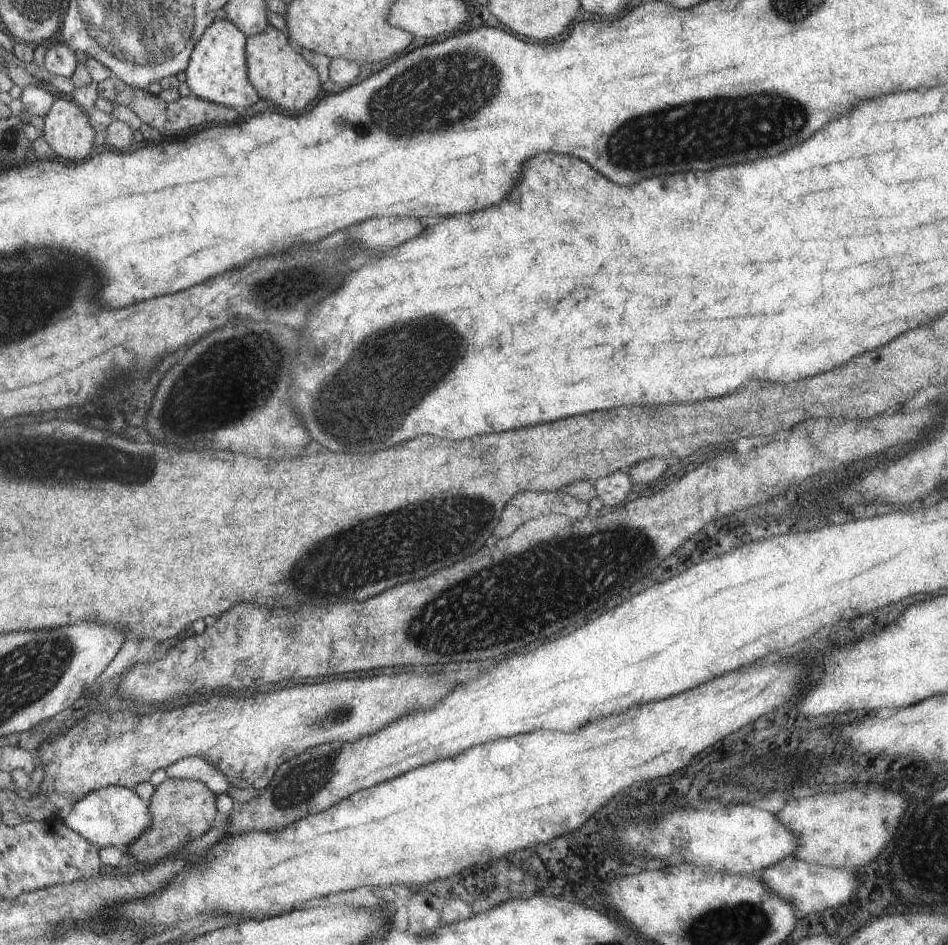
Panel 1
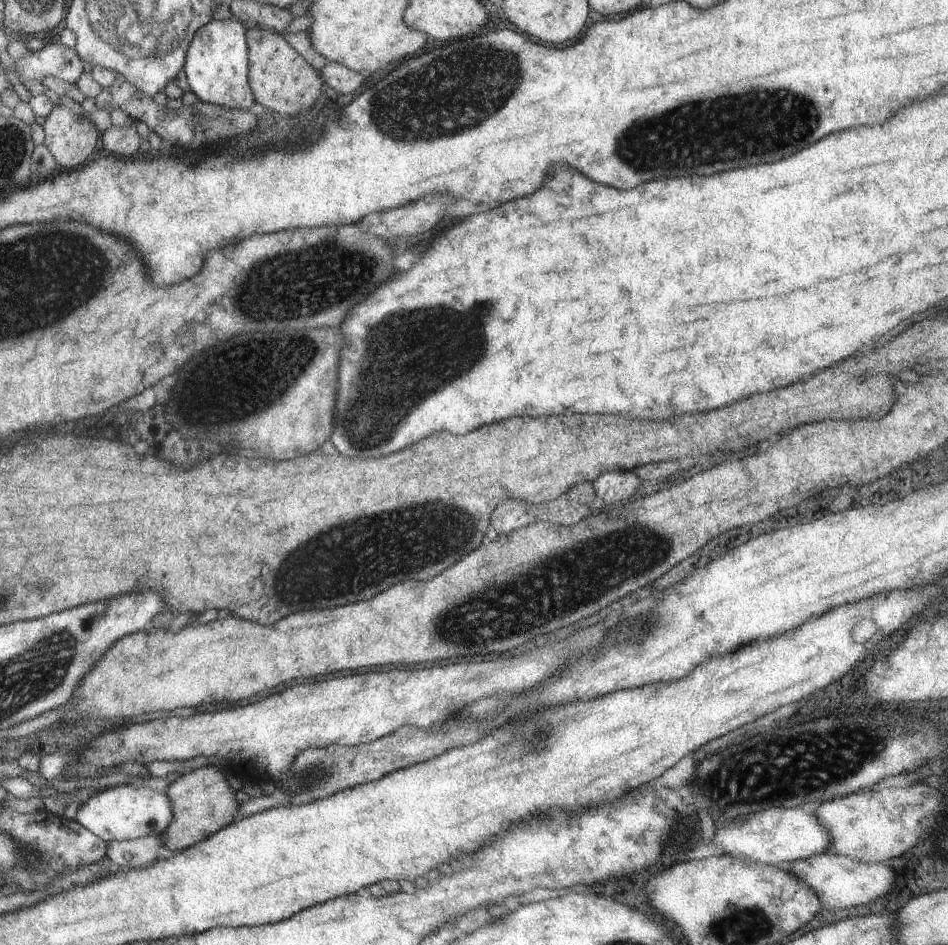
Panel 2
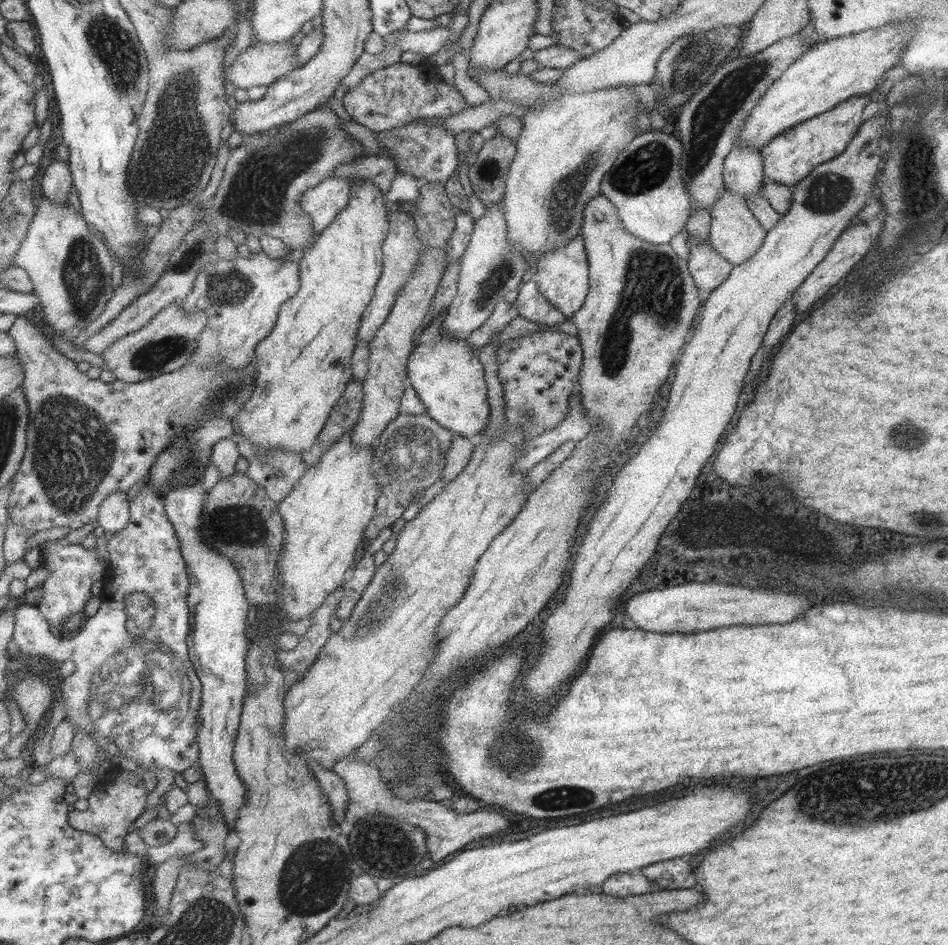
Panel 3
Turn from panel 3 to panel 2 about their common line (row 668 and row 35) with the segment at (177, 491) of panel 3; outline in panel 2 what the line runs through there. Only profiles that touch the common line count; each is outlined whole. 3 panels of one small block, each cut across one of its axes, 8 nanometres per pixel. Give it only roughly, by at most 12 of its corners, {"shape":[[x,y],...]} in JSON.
{"shape":[[211,19],[182,69],[199,101],[232,109],[256,102],[246,28]]}

